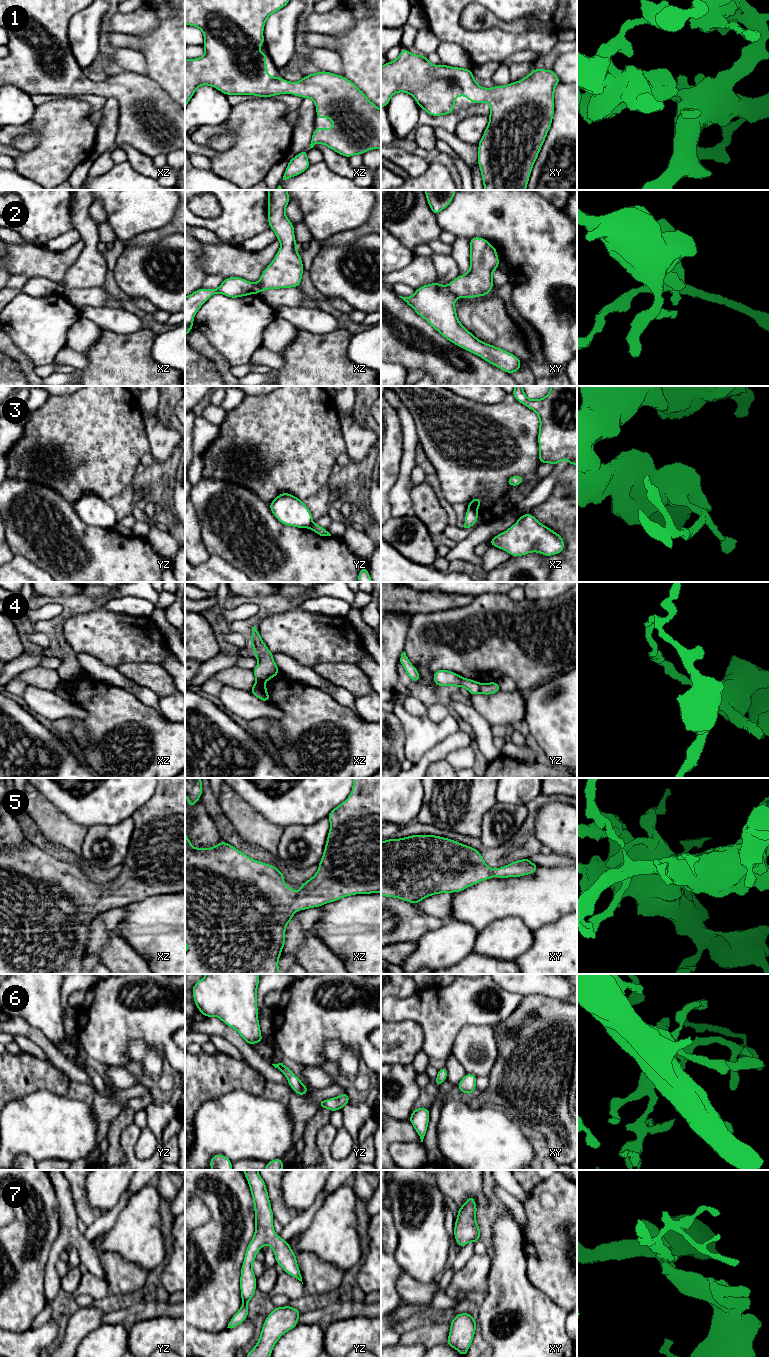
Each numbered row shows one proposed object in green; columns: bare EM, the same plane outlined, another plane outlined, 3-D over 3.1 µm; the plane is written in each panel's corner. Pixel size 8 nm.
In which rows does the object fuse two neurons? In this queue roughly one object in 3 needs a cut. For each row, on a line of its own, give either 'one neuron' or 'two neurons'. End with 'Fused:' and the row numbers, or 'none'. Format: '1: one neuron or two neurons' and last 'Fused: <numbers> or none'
1: one neuron
2: two neurons
3: two neurons
4: two neurons
5: one neuron
6: one neuron
7: one neuron
Fused: 2, 3, 4

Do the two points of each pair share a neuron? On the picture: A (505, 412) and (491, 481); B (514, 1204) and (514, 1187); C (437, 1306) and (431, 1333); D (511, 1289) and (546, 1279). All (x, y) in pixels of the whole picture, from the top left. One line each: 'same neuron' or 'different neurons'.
A: same neuron
B: different neurons
C: different neurons
D: different neurons

